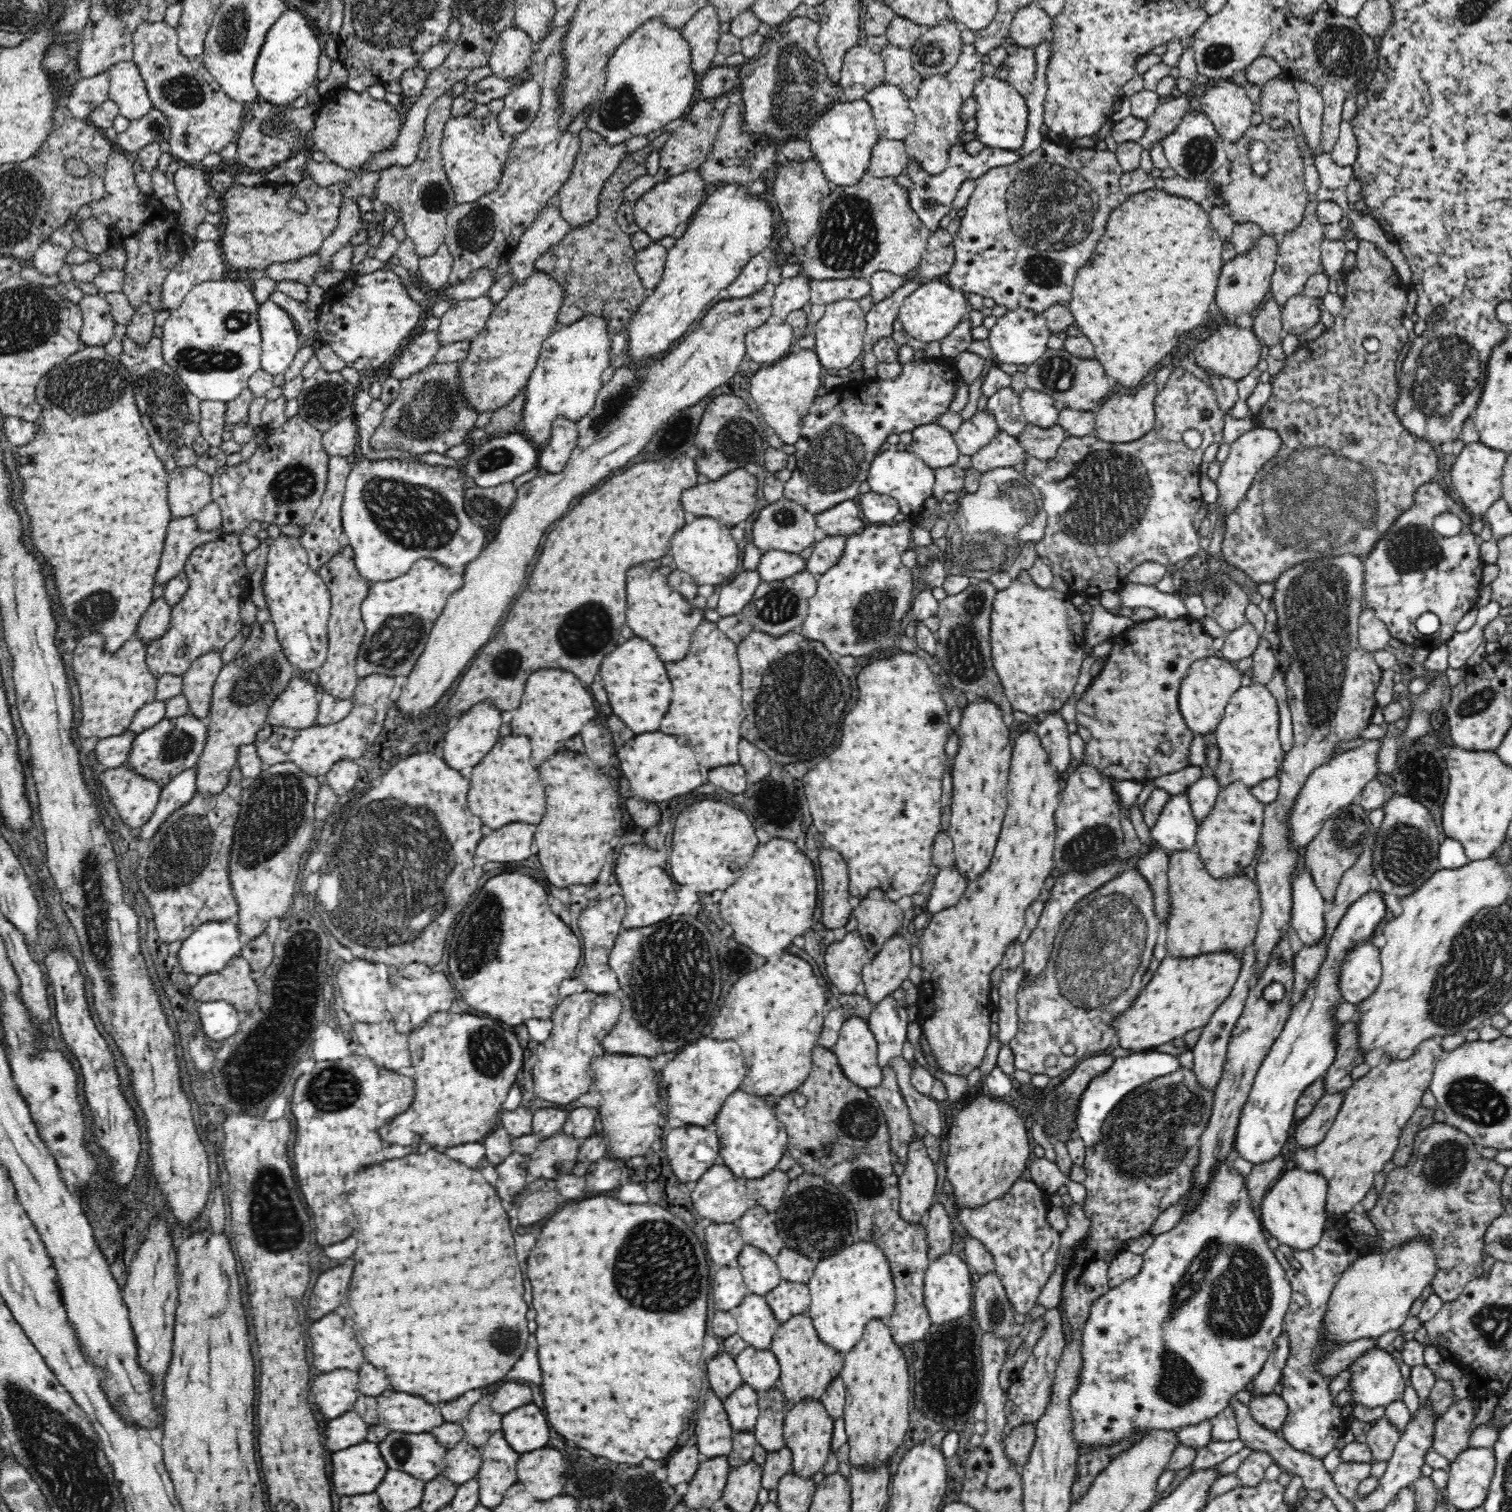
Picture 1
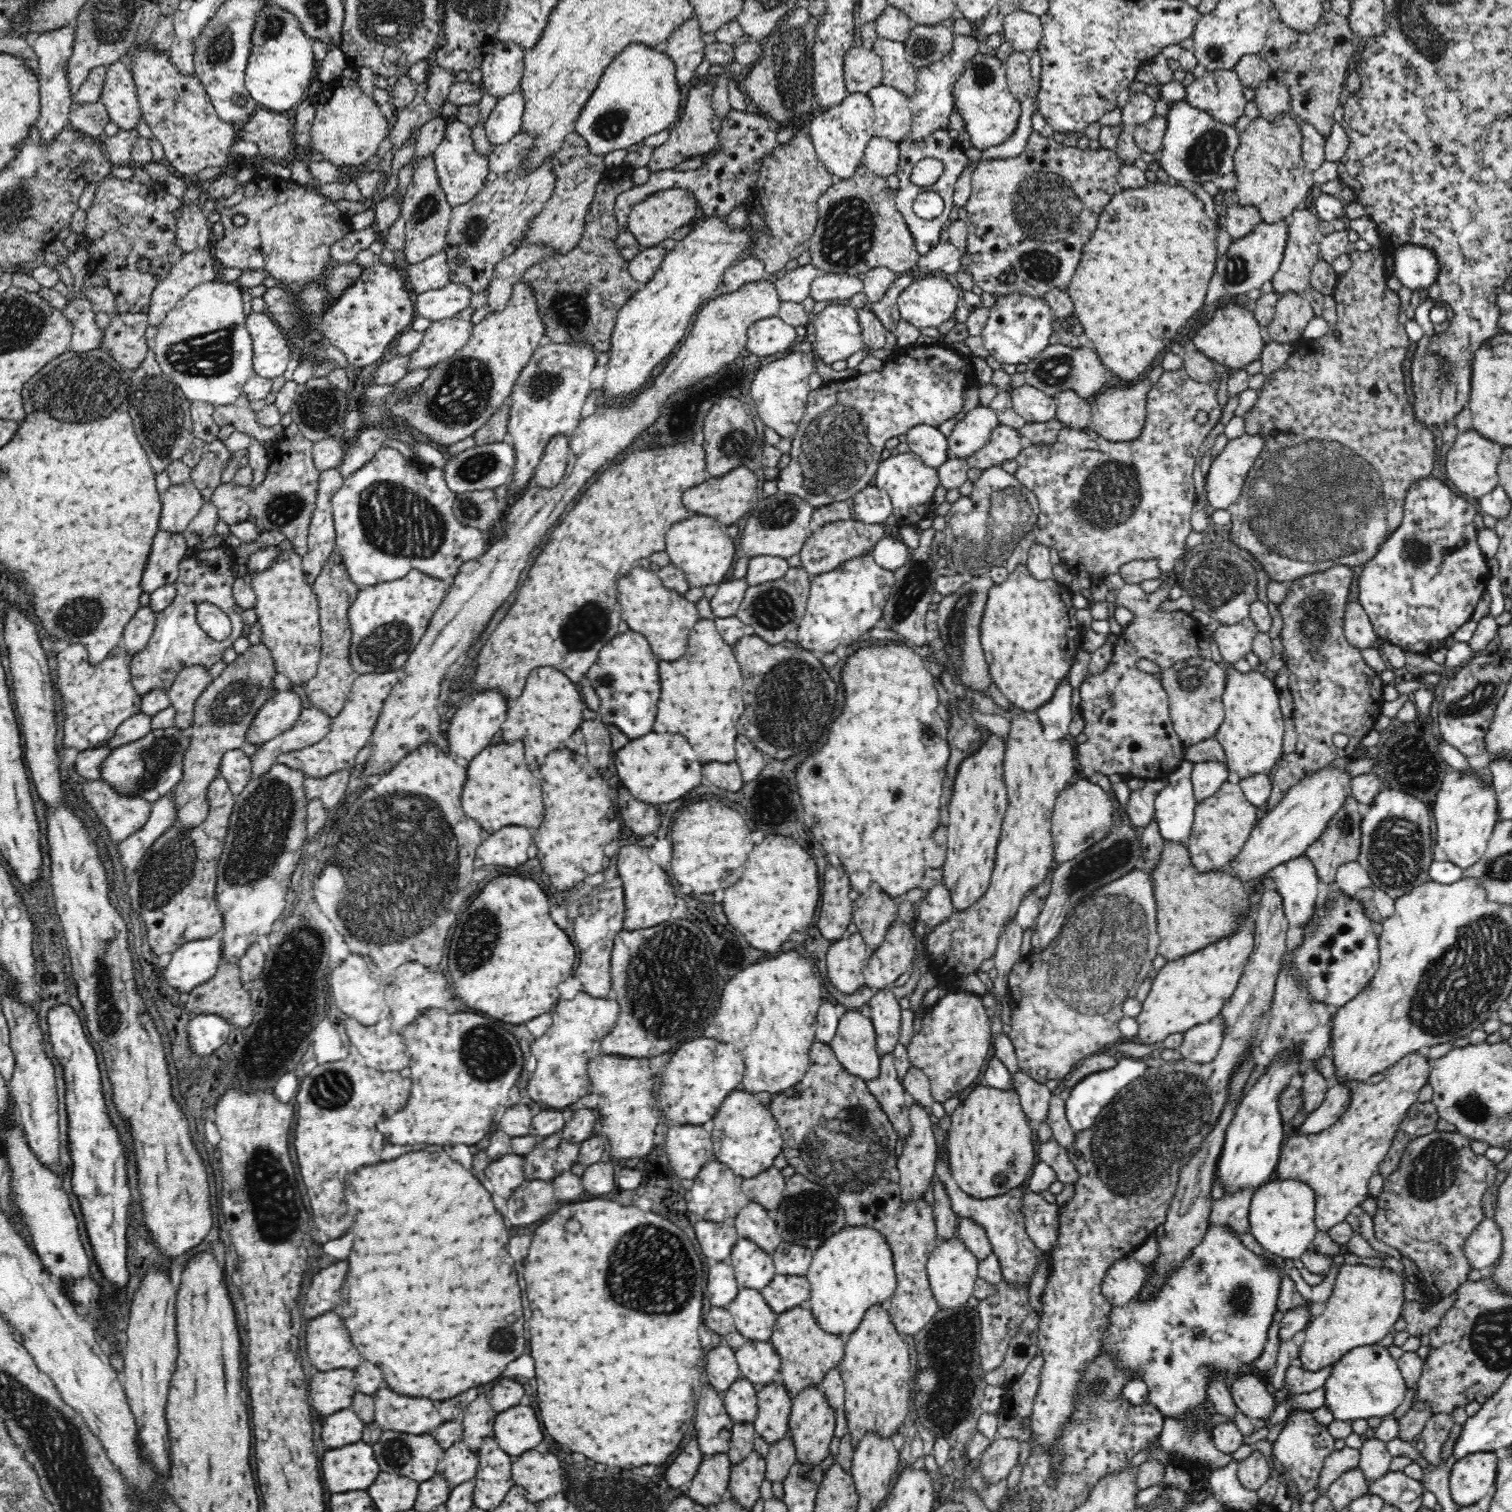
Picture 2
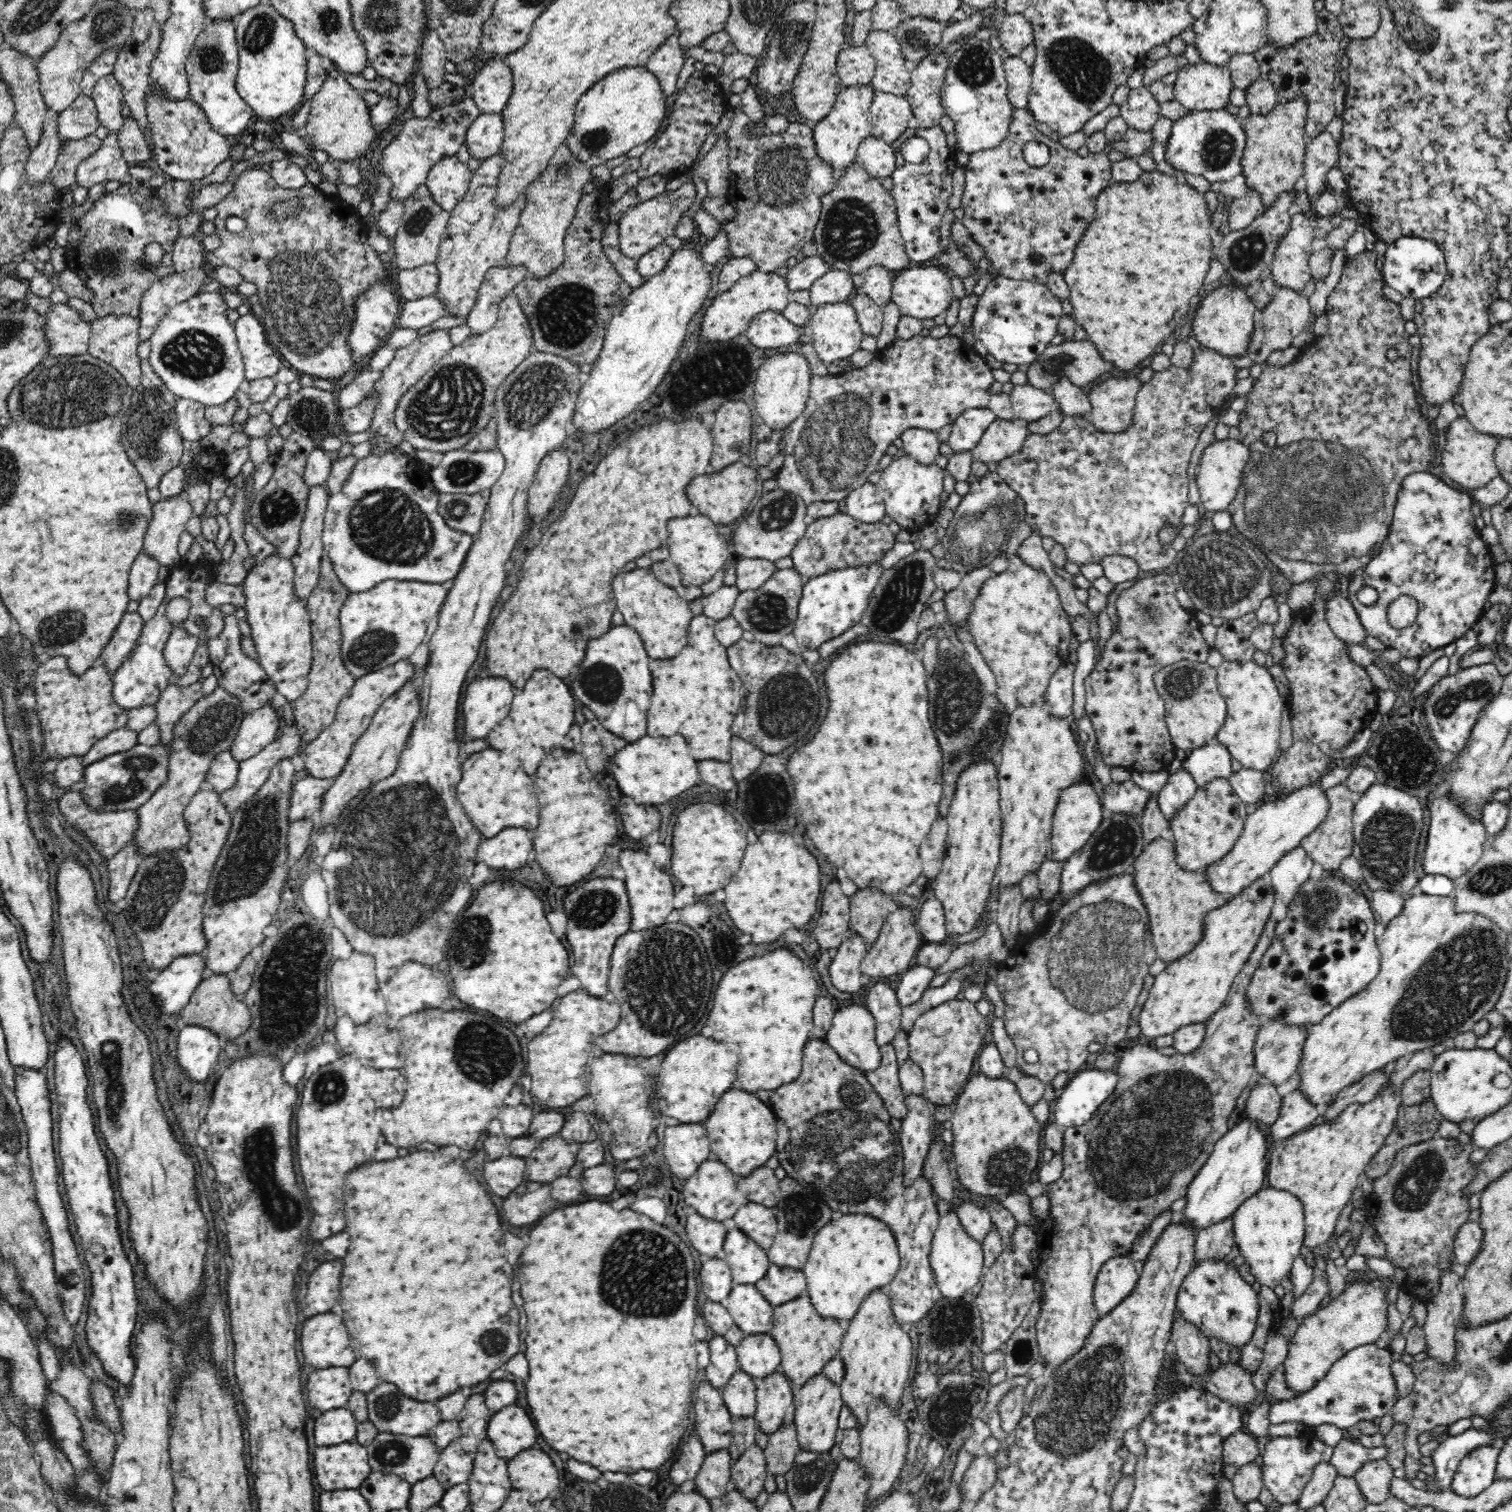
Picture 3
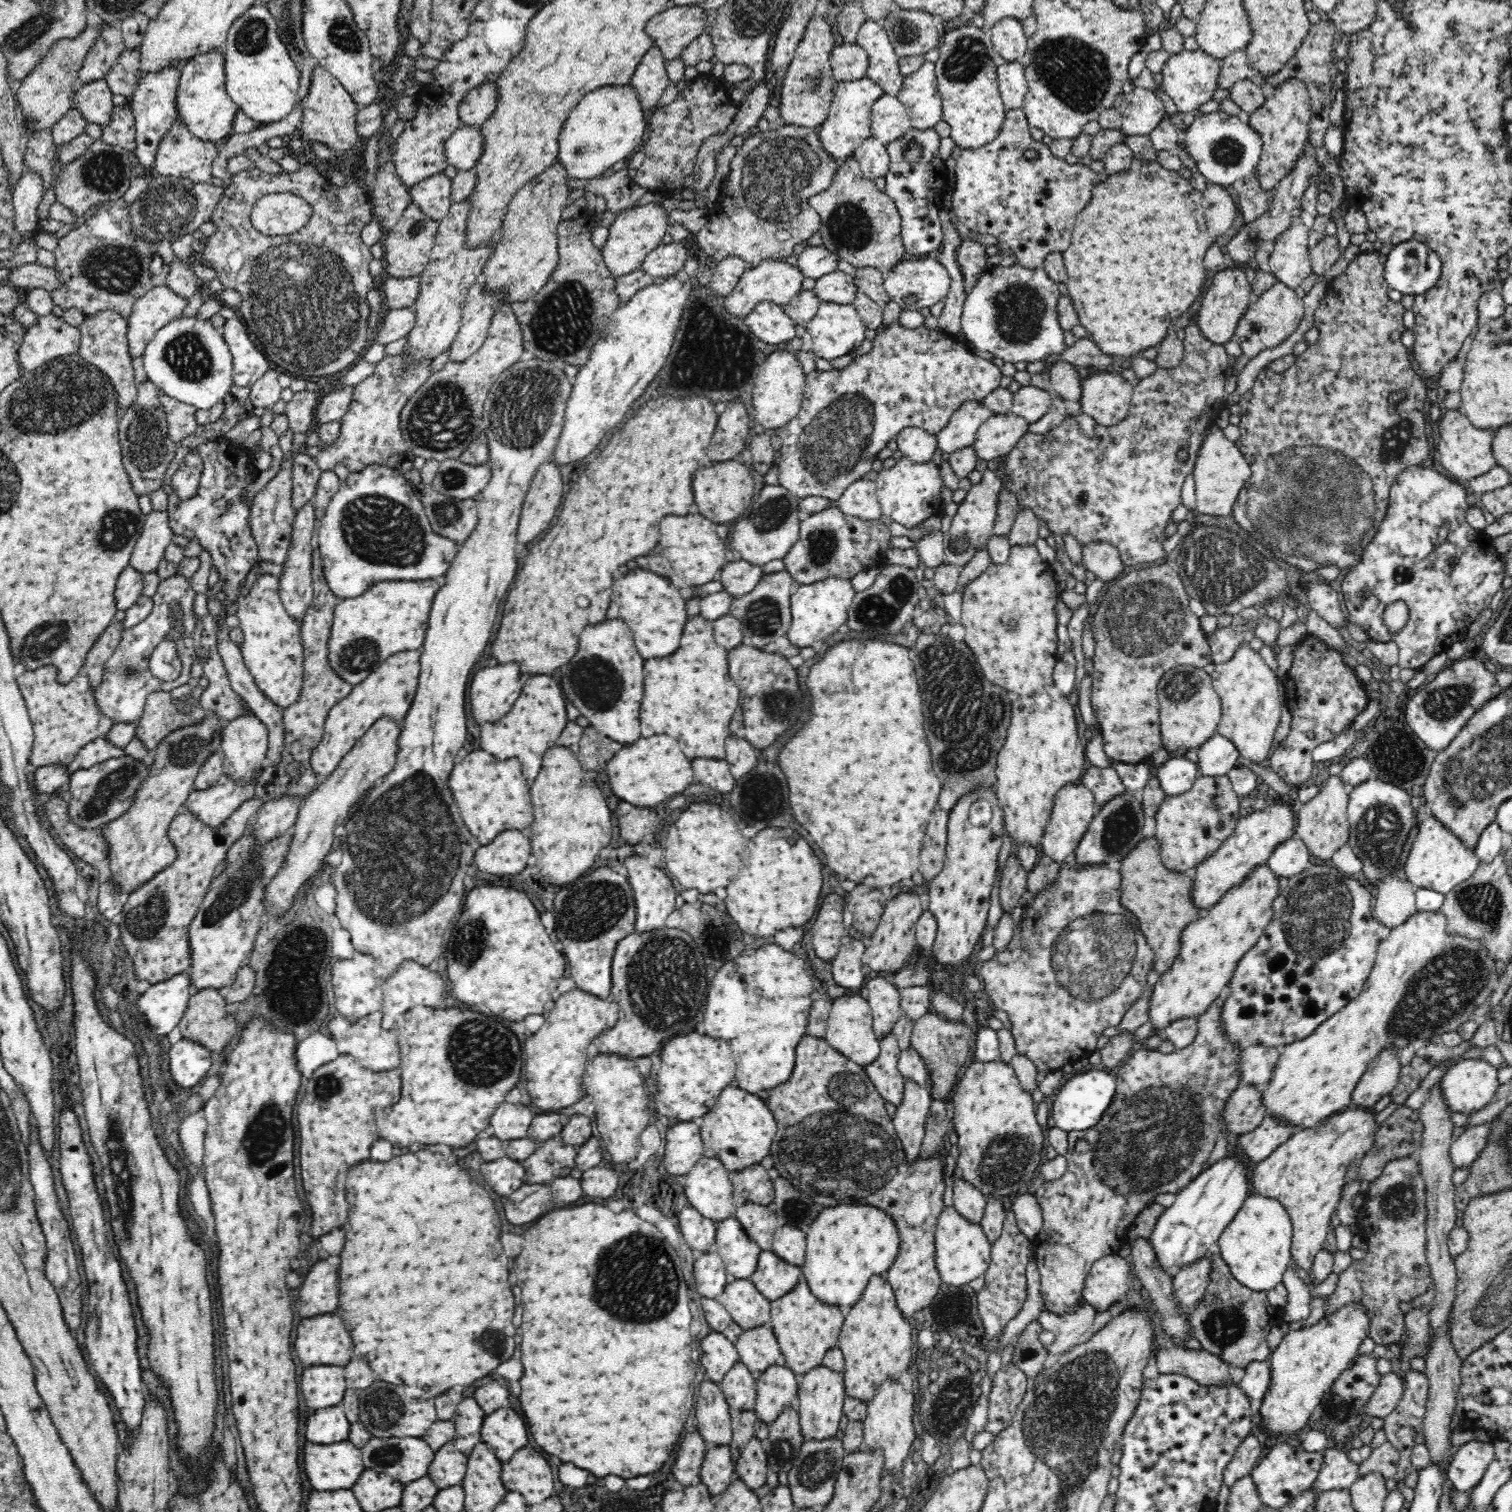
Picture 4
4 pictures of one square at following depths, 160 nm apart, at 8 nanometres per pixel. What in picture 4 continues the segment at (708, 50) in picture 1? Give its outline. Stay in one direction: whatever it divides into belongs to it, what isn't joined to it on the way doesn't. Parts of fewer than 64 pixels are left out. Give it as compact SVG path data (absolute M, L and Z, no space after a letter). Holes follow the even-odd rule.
M653 46L642 56L642 60L638 62L638 66L630 76L628 85L638 93L640 107L645 111L660 100L660 96L668 86L668 77L666 77L664 59L658 47Z

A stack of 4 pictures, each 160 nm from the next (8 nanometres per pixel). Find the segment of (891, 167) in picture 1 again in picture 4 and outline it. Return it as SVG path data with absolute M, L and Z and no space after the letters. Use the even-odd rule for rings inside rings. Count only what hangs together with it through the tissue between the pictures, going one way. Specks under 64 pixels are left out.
M870 137L860 142L856 146L854 157L859 162L864 176L870 180L882 178L888 172L887 147L876 138Z

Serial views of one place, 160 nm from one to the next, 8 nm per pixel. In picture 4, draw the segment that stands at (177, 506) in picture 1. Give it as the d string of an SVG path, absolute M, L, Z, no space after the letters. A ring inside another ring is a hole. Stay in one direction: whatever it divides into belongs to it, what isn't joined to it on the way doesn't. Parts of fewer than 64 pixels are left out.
M152 511L143 520L128 565L142 575L155 572L172 536L174 531L170 529L167 511Z

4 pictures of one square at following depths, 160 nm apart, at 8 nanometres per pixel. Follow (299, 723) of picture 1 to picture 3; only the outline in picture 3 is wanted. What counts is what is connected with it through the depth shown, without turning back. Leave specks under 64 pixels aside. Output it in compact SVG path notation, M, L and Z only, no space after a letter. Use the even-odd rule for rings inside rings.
M268 705L245 715L229 751L234 761L252 758L274 741L278 730L278 713Z

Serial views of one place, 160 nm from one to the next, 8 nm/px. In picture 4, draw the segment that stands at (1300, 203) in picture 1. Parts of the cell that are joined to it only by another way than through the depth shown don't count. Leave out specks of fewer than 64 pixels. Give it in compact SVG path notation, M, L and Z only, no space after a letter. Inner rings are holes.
M1290 78L1274 87L1275 92L1264 98L1265 102L1247 116L1247 121L1260 135L1263 151L1256 175L1263 190L1271 190L1294 168L1304 145L1309 141L1311 98L1306 83Z

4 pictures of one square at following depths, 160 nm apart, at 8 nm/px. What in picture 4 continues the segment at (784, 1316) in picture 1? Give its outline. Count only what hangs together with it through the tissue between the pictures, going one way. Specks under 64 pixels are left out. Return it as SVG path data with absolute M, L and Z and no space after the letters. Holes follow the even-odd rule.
M764 1250L758 1254L756 1270L750 1274L749 1279L768 1301L778 1301L778 1298L790 1293L798 1284L800 1269L783 1261L774 1251Z

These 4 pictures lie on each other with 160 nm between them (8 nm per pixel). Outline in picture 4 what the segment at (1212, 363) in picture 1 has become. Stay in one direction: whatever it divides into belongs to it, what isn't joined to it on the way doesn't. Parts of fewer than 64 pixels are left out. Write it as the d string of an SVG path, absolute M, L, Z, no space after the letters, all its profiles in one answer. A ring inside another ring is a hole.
M1237 265L1216 272L1212 284L1206 288L1202 296L1202 306L1197 316L1197 325L1202 335L1214 344L1225 345L1236 333L1236 324L1246 312L1246 308L1250 306L1253 298L1251 284L1243 267Z

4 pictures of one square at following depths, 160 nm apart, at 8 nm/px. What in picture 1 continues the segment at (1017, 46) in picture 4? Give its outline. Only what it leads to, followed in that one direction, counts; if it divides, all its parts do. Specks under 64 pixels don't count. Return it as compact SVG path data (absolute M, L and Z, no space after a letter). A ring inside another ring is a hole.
M1036 3L1030 4L1012 18L1010 22L1010 36L1018 47L1036 47L1043 42L1050 41L1052 36L1052 19Z

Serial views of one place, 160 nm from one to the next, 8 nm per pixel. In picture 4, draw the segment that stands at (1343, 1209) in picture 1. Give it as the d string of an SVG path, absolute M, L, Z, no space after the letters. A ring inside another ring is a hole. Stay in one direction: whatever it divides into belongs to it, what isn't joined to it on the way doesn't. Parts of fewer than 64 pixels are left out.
M1346 1109L1311 1129L1297 1130L1268 1158L1252 1165L1249 1192L1278 1199L1292 1221L1288 1268L1310 1273L1314 1257L1328 1236L1330 1216L1340 1200L1346 1167L1350 1160L1360 1162L1374 1142L1374 1111Z

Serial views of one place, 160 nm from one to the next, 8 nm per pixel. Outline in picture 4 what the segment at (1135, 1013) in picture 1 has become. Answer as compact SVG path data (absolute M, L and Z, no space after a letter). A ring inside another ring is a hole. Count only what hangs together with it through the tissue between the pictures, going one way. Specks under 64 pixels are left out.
M1266 863L1254 866L1250 870L1250 875L1240 885L1228 890L1222 899L1207 910L1204 916L1190 922L1190 926L1186 926L1186 930L1182 932L1178 957L1168 970L1159 975L1149 998L1149 1018L1155 1030L1164 1028L1172 1020L1178 1020L1178 1018L1197 1017L1214 1002L1216 997L1223 993L1238 962L1248 950L1255 946L1254 944L1258 942L1258 938L1262 936L1262 932L1271 921L1272 904L1279 896L1279 881L1280 877L1274 875Z

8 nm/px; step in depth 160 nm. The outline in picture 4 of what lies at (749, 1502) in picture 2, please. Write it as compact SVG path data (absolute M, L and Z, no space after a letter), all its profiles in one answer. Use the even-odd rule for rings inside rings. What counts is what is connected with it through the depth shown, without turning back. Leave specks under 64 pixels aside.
M752 1438L739 1454L735 1463L736 1472L748 1488L756 1490L767 1481L767 1454L759 1438Z

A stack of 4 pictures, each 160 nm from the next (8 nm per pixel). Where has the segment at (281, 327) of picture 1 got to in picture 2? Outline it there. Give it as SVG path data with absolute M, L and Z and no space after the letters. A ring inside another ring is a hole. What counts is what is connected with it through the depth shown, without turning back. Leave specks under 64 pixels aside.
M266 312L246 316L246 329L252 339L253 372L266 379L283 376L292 354L284 330Z

